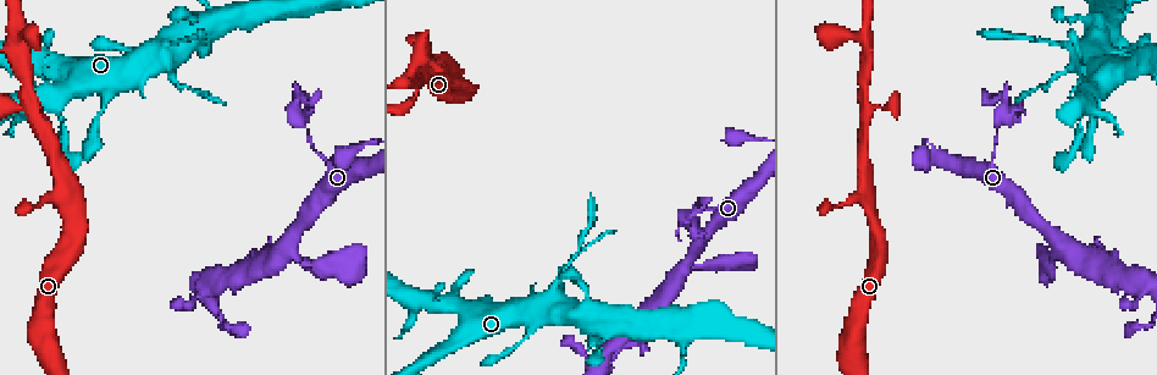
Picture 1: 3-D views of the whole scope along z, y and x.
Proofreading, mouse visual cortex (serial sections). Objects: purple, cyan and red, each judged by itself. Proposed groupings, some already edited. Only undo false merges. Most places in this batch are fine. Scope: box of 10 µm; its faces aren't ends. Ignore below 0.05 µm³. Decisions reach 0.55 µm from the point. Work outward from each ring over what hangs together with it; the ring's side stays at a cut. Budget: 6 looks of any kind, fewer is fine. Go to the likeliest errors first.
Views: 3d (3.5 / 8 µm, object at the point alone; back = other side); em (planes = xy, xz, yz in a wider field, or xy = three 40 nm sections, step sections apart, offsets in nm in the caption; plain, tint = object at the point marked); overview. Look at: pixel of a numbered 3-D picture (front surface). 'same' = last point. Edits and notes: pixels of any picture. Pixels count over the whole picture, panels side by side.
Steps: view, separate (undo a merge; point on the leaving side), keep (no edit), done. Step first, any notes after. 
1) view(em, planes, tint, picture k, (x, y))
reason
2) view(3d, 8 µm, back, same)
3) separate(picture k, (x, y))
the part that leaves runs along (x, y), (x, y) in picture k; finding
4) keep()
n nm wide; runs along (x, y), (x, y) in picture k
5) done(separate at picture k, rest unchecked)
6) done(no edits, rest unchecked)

view(3d, 8 µm, picture 1, (862, 116))
side arm on a straight run

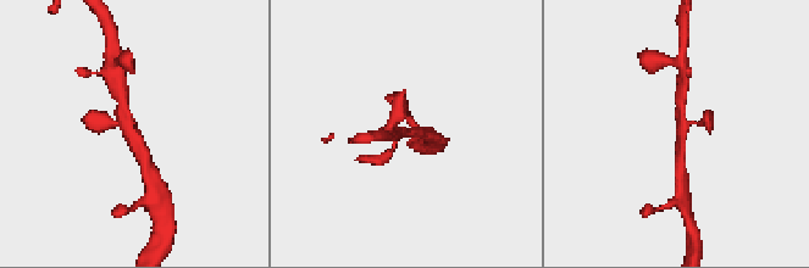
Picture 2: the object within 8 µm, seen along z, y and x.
view(3d, 3.5 µm, same)
zoom in

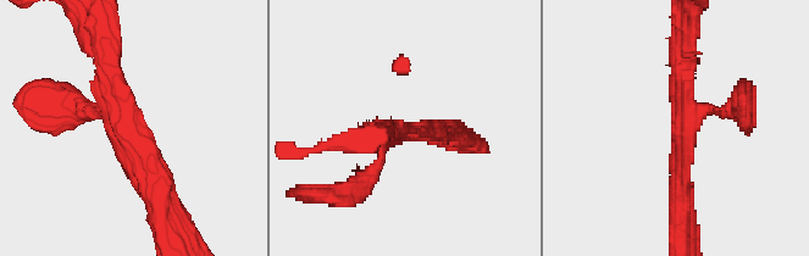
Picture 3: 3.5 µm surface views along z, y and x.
keep()
runs along (158, 206), (109, 49) in picture 3; all the same cell

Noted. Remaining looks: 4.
view(3d, 3.5 µm, picture 1, (411, 78))
sharp bend

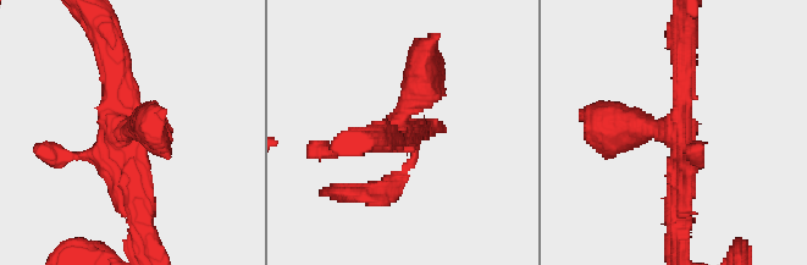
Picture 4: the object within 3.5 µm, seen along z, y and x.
view(em, planes, tint, picture 4, (125, 132))
shape alone is not enough

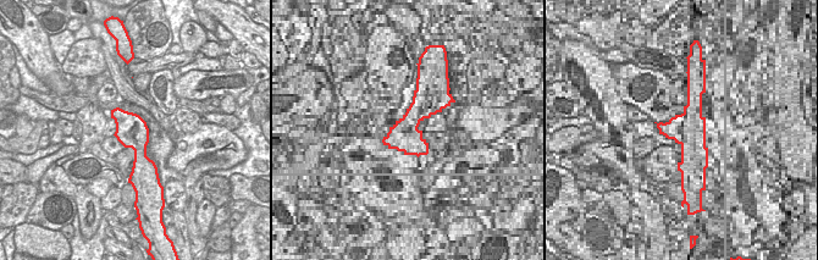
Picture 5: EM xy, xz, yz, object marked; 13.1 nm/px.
keep()
continuous, no second cell

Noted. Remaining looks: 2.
view(3d, 3.5 µm, picture 1, (166, 43))
sudden change in width

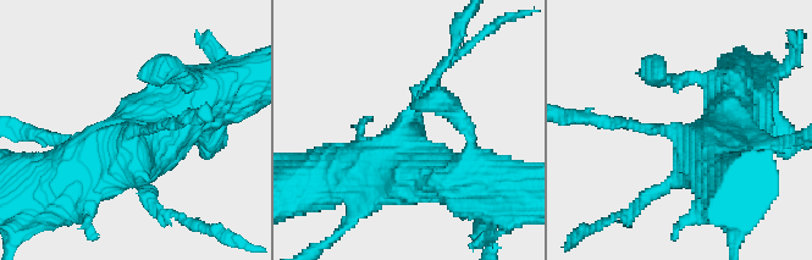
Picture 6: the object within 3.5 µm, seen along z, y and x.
view(em, xy, step 1, tint, picture 6, (137, 132))
arms of 150, 800 nm

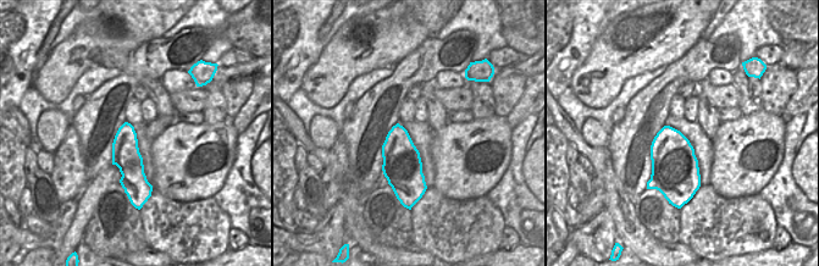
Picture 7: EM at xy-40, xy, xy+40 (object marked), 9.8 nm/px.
keep()
runs along (386, 166), (453, 45) in picture 6; one cell here

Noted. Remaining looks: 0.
done(no edits, rest unchecked)

